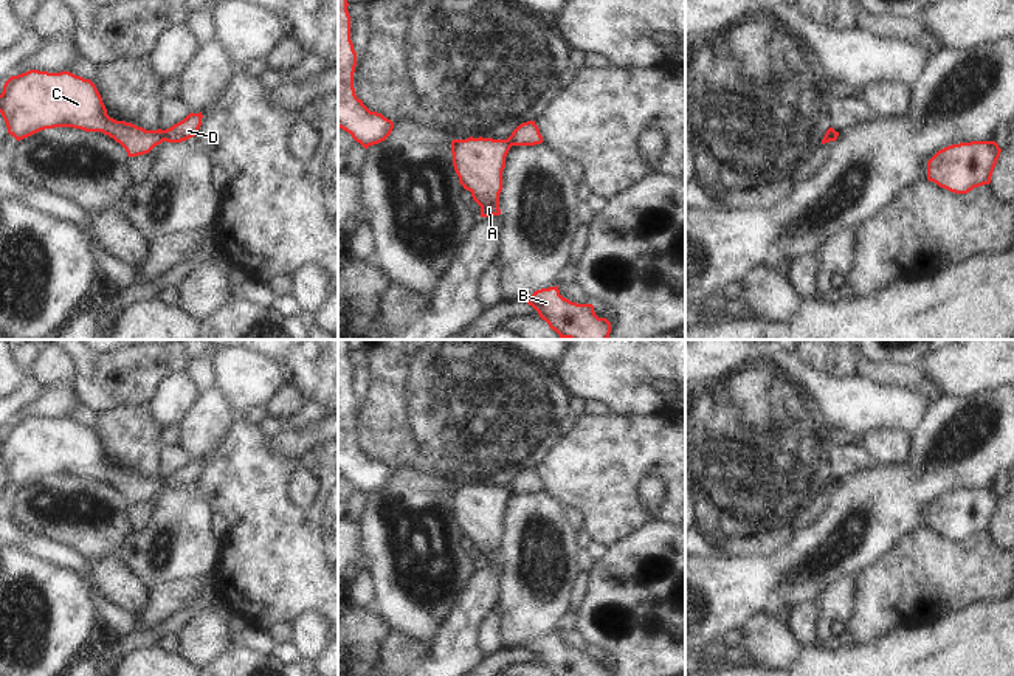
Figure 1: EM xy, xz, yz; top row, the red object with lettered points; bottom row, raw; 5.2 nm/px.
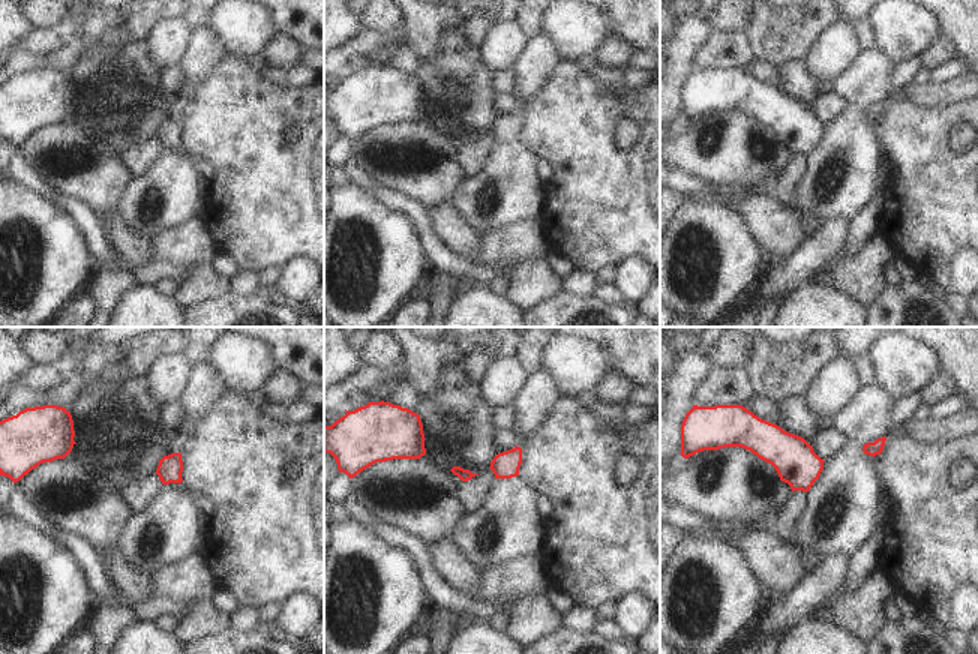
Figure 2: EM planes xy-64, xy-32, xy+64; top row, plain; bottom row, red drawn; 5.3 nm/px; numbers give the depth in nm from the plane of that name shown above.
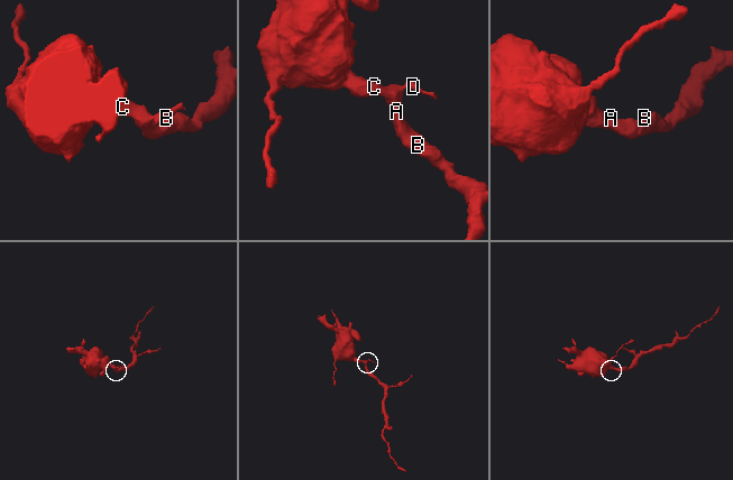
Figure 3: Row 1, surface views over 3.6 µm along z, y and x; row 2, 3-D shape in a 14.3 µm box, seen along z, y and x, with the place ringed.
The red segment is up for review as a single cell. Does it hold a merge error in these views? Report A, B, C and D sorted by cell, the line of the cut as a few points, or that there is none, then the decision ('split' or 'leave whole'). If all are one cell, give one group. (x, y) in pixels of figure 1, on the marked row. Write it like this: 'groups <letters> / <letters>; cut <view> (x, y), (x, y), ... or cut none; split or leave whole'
groups A B C / D; cut xy (163, 131), (165, 140); split

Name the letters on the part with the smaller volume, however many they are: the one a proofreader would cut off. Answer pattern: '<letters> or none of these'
D

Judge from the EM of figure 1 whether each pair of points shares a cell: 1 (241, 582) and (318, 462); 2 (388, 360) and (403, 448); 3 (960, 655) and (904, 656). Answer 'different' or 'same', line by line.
1: same
2: same
3: same

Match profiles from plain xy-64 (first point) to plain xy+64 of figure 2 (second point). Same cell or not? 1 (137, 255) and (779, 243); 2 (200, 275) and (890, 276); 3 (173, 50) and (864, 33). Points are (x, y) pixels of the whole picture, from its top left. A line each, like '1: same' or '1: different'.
1: same
2: different
3: different

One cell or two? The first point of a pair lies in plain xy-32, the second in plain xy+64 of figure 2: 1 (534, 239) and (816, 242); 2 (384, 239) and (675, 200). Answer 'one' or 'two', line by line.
1: one
2: two

